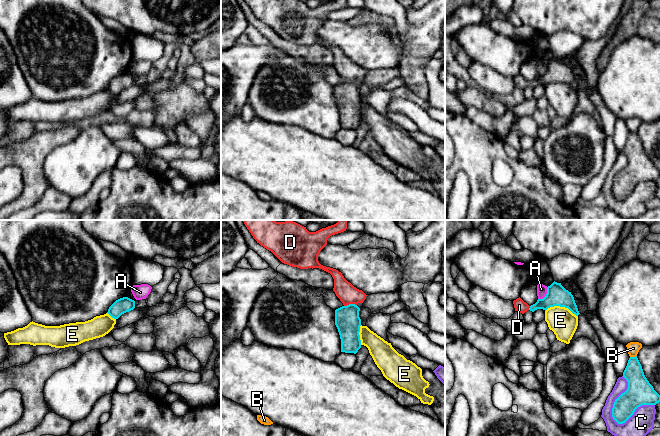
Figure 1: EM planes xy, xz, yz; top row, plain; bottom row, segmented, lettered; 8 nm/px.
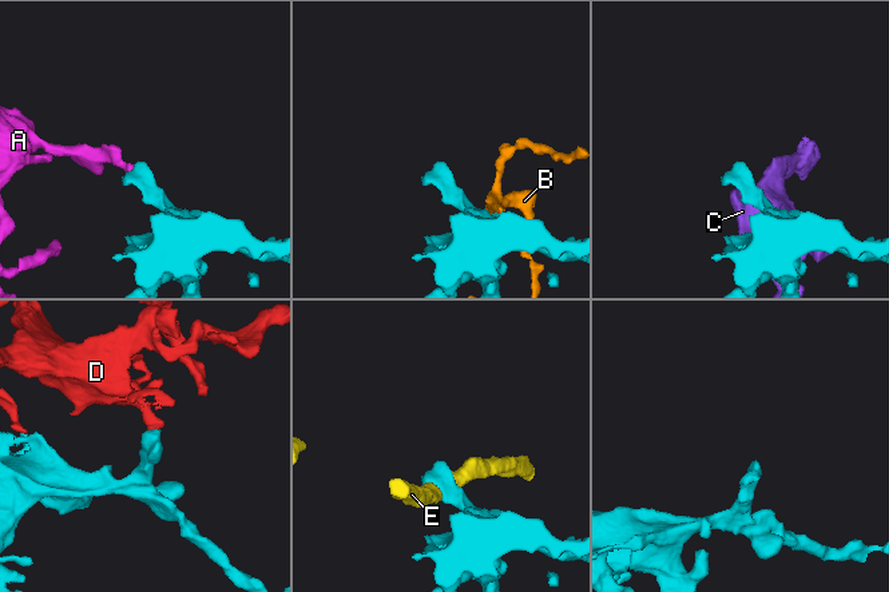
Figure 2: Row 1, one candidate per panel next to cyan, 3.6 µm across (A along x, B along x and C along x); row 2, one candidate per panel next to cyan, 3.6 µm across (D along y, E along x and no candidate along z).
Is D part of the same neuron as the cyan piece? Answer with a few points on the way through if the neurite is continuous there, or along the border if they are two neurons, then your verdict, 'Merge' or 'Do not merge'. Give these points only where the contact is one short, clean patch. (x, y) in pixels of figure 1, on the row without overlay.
Path across: xz (347, 96), (350, 80), (350, 72), (348, 70). Merge

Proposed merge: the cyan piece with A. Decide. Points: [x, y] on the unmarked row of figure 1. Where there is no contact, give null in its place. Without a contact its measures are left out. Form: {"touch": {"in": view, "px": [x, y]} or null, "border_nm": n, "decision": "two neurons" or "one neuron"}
{"touch": {"in": "yz", "px": [546, 71]}, "border_nm": 130, "decision": "two neurons"}

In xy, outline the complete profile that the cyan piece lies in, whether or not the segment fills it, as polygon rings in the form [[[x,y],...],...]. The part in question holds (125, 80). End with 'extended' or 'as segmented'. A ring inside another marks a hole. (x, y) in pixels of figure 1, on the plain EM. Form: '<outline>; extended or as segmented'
[[[123,73],[116,76],[108,85],[108,90],[114,94],[118,95],[122,90],[129,88],[135,84],[135,77],[128,74]]]; as segmented

